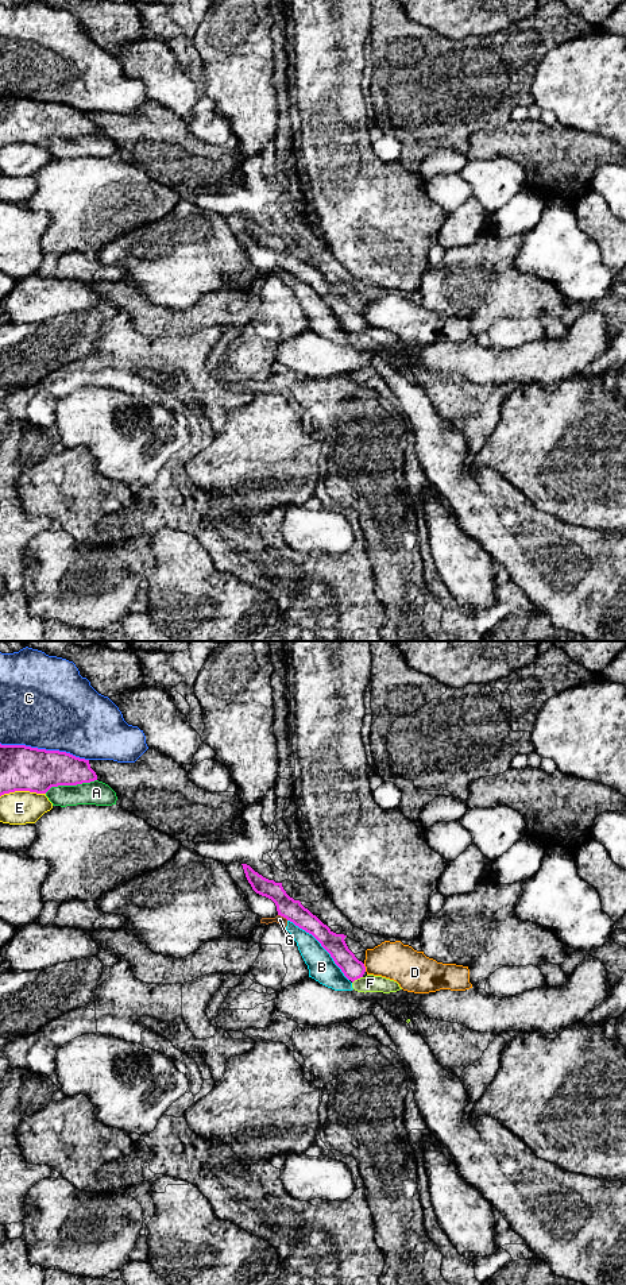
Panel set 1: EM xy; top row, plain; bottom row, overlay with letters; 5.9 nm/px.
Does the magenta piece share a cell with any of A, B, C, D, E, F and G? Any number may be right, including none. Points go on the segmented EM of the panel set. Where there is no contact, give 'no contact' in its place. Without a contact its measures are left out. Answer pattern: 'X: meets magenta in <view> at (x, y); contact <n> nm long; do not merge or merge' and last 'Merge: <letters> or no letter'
A: meets magenta in xy at (70, 784); contact 320 nm long; do not merge
B: meets magenta in xy at (321, 945); contact 500 nm long; do not merge
C: meets magenta in xy at (45, 749); contact 550 nm long; do not merge
D: meets magenta in xy at (364, 968); contact 50 nm long; do not merge
E: meets magenta in xy at (22, 790); contact 280 nm long; do not merge
F: meets magenta in xy at (356, 979); contact 80 nm long; merge
G: meets magenta in xy at (283, 917); contact 70 nm long; do not merge
Merge: F

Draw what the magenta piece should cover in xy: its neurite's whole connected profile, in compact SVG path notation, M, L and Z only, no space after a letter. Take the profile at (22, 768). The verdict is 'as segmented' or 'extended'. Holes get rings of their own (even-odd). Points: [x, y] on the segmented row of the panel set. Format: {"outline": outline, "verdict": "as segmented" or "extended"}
{"outline": "M0 744L0 796L15 791L46 794L51 787L97 780L89 760L66 752Z", "verdict": "as segmented"}

